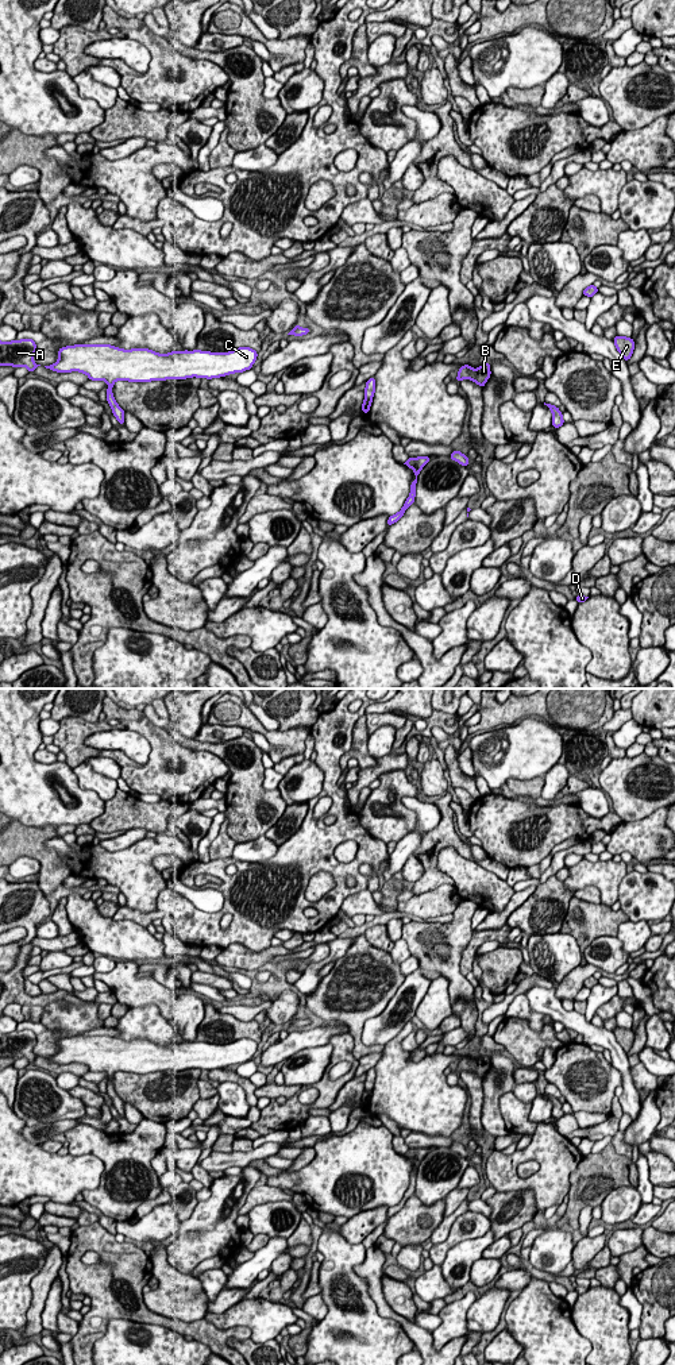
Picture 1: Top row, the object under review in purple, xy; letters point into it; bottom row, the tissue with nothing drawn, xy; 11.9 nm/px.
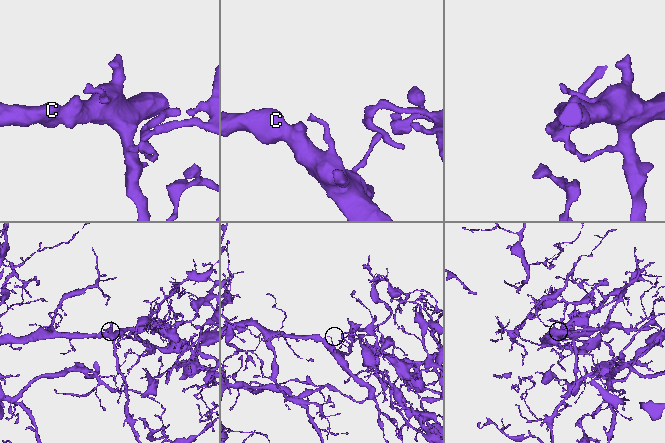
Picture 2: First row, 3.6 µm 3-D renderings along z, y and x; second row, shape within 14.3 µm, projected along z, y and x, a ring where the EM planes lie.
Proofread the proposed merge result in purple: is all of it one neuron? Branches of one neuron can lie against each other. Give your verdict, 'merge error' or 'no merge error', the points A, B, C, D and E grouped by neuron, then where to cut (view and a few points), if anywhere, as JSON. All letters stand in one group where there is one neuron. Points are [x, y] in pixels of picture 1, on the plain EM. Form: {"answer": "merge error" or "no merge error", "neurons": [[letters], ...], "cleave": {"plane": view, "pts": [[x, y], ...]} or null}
{"answer": "merge error", "neurons": [["A", "C"], ["B", "D", "E"]], "cleave": {"plane": "xy", "pts": [[365, 1090], [370, 1091]]}}

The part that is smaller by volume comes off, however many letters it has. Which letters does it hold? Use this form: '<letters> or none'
B, D, E

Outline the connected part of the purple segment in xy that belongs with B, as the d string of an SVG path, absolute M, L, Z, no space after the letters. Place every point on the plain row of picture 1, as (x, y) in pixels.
M485 1054L478 1060L472 1060L468 1056L463 1056L458 1063L456 1073L460 1073L462 1071L471 1071L477 1076L483 1079L487 1071L490 1069L490 1065L490 1054Z

